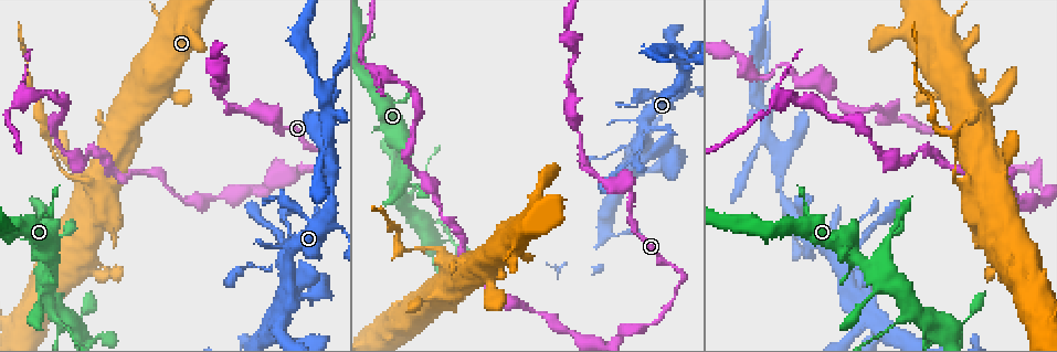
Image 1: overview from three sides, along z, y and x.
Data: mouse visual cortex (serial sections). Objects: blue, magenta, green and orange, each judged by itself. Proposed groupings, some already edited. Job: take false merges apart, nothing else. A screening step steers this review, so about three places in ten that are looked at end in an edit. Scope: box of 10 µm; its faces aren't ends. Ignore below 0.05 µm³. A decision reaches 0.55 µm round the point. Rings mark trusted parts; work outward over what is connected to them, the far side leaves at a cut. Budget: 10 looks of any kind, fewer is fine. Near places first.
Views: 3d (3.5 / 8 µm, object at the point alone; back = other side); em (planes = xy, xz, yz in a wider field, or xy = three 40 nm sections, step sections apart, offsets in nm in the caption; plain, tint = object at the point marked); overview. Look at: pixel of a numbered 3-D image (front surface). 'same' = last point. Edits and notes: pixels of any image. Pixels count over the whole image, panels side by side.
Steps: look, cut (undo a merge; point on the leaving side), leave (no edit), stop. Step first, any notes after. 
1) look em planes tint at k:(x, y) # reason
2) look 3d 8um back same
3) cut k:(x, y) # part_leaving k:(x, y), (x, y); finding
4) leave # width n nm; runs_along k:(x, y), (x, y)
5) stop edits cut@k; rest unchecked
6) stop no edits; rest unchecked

look 3d 3.5um at 1:(681, 273) # sharp bend

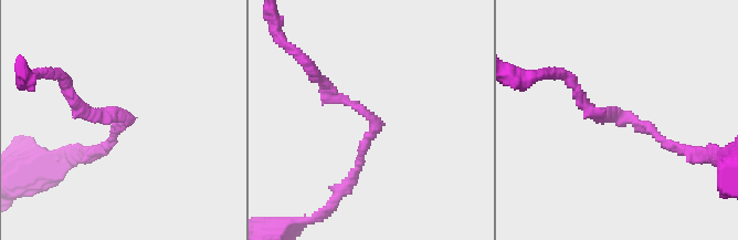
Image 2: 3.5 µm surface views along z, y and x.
look em xy step 2 tint at 2:(624, 120) # arm_widths 150, 200 nm

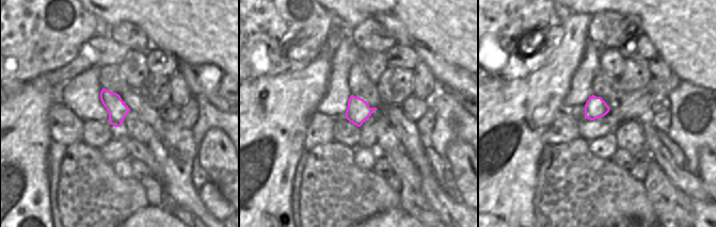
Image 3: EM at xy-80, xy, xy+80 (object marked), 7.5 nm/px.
look em xy step 3 tint same # cut it another way

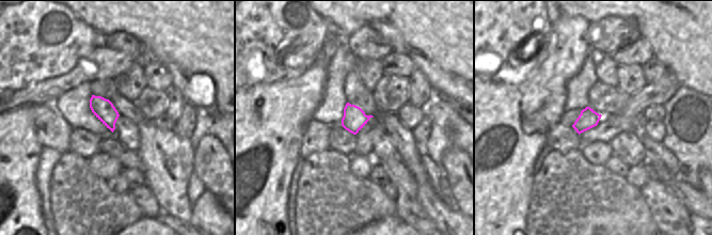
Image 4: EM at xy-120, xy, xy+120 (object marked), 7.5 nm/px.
leave # runs_along 2:(580, 98), (682, 149); continuous, no second cell

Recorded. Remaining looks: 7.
look 3d 3.5um at 1:(74, 178) # calibre changes

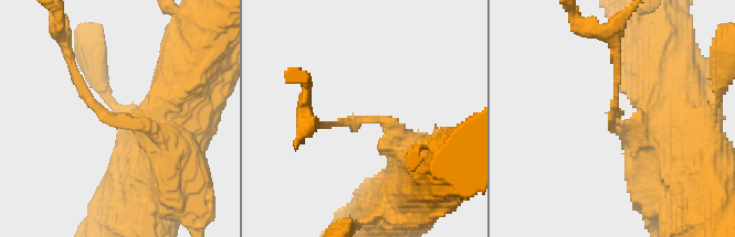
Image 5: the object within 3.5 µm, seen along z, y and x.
look em xy step 2 tint at 5:(611, 118) # arm_widths 150, 450 nm

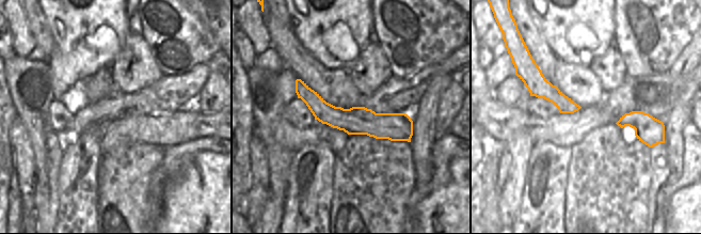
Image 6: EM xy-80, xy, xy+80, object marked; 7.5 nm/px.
cut 5:(207, 201) # two cells meet here

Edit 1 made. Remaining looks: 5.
look 3d 3.5um at 1:(45, 297) # arms part here

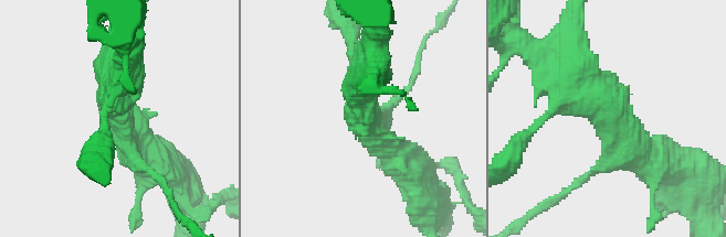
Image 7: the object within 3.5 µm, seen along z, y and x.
look em xy step 2 tint at 7:(622, 124) # arms 3; arm_widths 200, 450, 500 nm; need the tissue

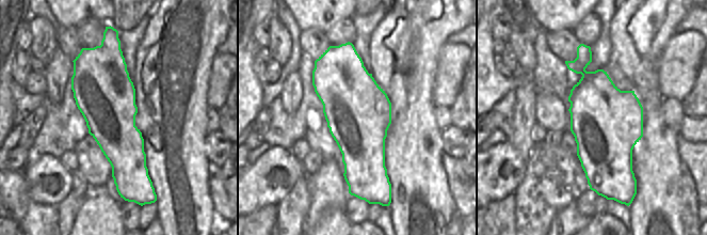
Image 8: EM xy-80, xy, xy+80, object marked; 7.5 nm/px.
leave # runs_along 7:(571, 68), (651, 160), (665, 167); one cell here

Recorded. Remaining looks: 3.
look 3d 8um back at 1:(290, 265) # branch point

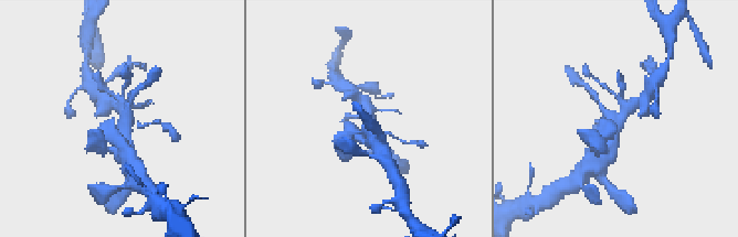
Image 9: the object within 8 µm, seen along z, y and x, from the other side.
look 3d 3.5um same

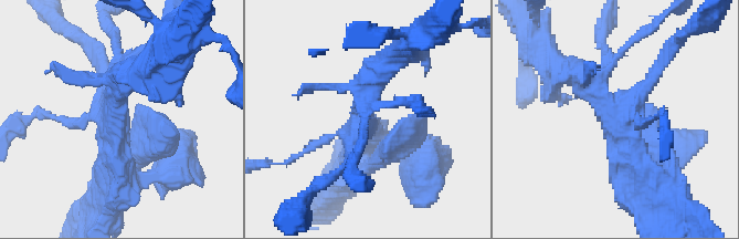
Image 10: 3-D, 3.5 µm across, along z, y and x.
leave # one cell here

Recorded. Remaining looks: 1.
stop edits cut@5; rest unchecked

